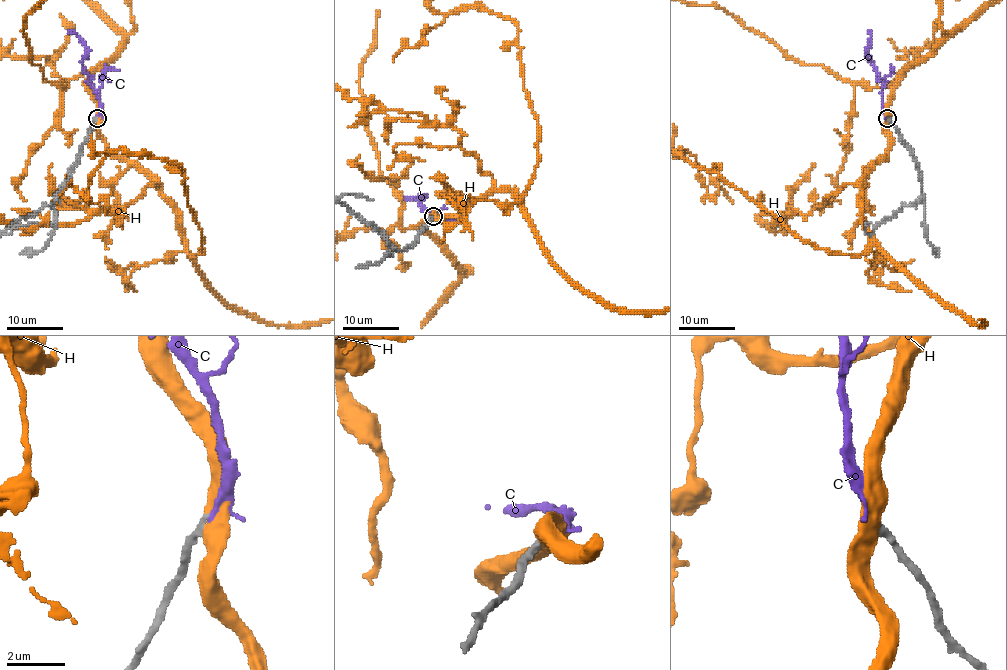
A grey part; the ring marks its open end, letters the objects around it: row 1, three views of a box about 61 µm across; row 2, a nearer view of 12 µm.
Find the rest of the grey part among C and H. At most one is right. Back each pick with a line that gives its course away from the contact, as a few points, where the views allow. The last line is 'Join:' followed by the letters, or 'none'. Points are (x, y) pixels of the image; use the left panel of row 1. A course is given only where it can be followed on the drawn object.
C: via (97, 117), (100, 110), (97, 90), (83, 65), (87, 46), (67, 29)
Join: C

